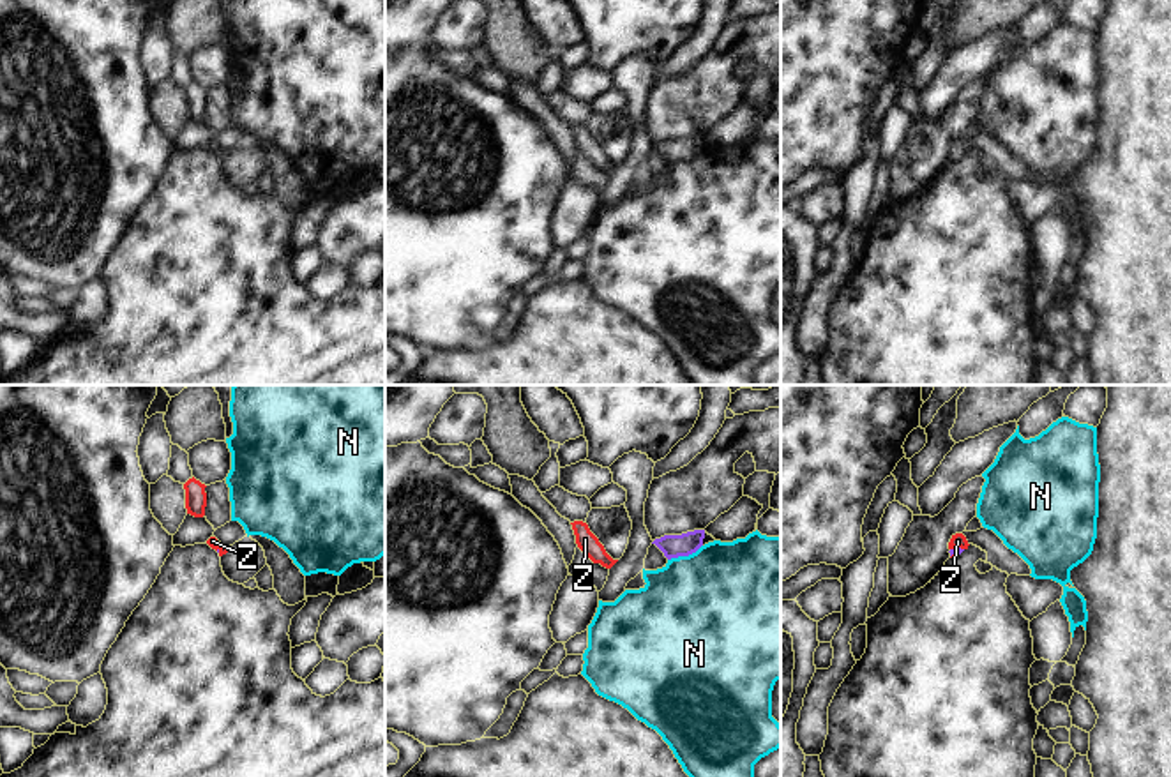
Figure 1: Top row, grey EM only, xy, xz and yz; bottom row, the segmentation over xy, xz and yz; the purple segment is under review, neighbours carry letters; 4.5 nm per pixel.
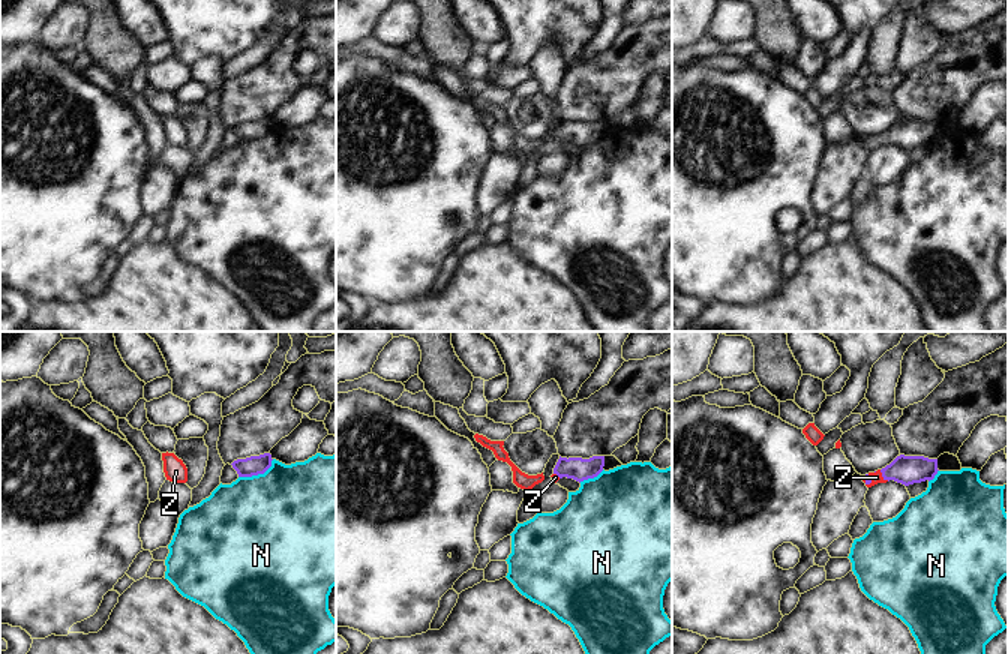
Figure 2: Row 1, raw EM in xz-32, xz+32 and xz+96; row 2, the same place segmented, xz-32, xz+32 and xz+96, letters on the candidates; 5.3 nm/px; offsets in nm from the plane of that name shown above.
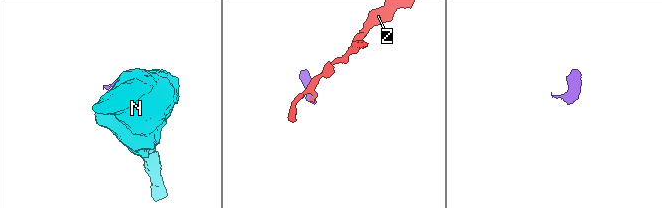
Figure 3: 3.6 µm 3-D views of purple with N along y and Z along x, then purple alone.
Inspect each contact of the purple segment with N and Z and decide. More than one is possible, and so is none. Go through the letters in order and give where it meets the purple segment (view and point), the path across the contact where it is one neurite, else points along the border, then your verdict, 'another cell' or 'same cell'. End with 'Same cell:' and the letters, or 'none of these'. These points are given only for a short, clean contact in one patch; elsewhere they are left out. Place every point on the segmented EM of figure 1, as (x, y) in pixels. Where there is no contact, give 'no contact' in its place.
N: meets purple in xz at (684, 555); another cell
Z: meets purple in yz at (956, 548); runs through yz (956, 550), (956, 548), (958, 541); same cell
Same cell: Z

